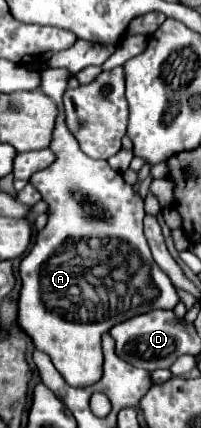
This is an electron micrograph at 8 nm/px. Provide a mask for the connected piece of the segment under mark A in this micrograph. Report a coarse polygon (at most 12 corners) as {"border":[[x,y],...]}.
{"border":[[58,107],[30,183],[48,223],[18,267],[16,323],[68,385],[110,327],[180,297],[144,199],[84,155]]}

